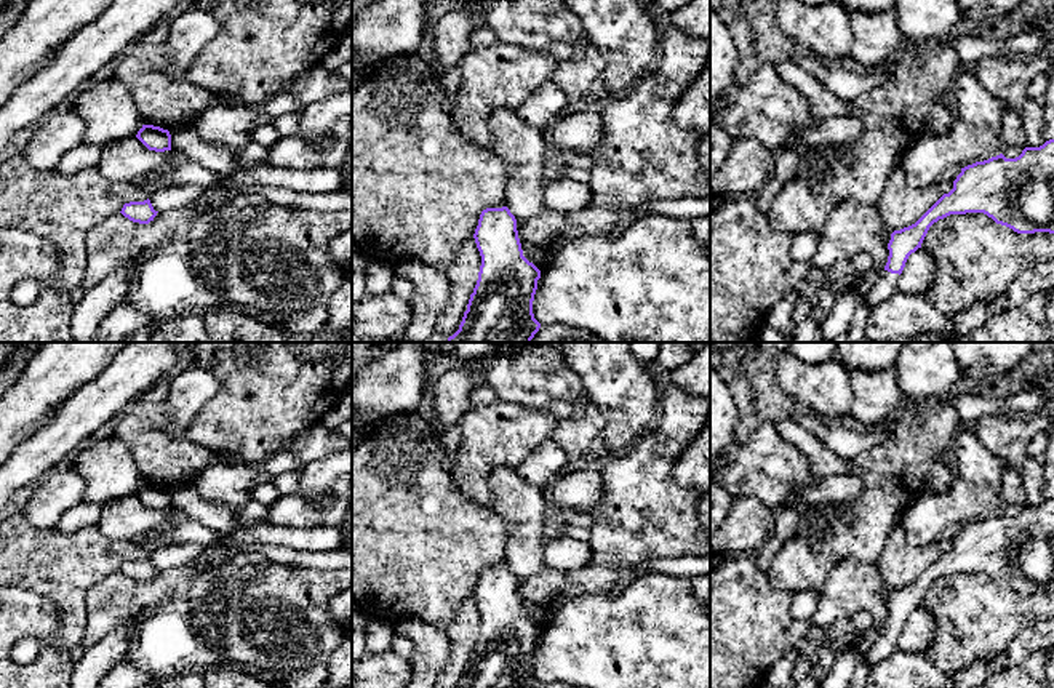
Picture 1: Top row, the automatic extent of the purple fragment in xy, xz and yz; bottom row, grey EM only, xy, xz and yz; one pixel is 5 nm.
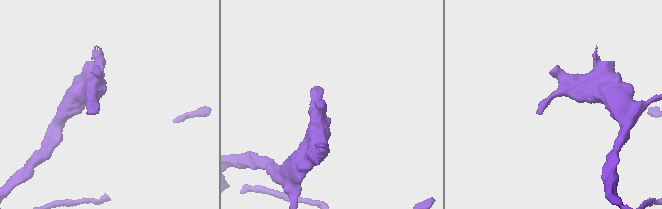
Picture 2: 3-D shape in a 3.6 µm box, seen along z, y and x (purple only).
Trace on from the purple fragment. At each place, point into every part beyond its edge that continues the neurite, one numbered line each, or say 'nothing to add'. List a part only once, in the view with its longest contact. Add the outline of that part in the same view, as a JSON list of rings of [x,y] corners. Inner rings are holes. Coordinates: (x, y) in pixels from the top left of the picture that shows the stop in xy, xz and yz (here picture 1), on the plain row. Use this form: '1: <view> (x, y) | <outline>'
1: yz (886, 642) | [[[880,629],[876,640],[868,648],[865,659],[870,666],[881,662],[897,648],[899,632]]]

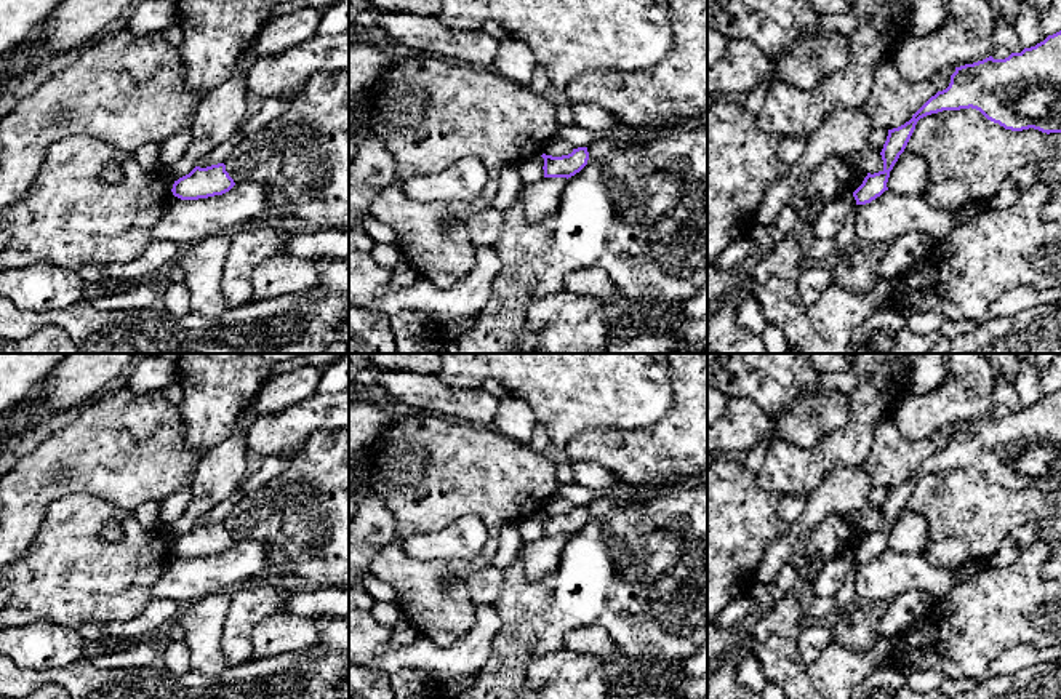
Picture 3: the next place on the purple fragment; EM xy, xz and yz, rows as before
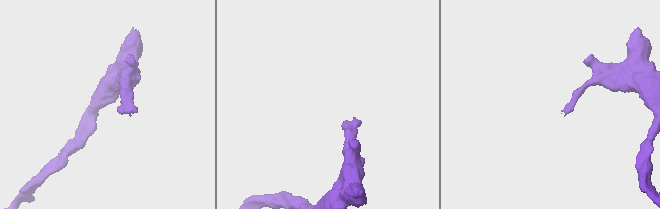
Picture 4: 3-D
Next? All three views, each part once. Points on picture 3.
nothing to add

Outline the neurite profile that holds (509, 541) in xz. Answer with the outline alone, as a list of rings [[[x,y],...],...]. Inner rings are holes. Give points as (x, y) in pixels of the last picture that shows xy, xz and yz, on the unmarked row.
[[[518,521],[506,523],[498,537],[498,552],[493,558],[491,566],[498,569],[507,568],[515,558],[523,544],[523,537],[520,534]]]

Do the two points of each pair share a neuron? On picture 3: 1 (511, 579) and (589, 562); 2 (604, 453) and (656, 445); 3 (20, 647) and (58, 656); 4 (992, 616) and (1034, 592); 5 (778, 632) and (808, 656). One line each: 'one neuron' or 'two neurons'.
1: one neuron
2: one neuron
3: one neuron
4: one neuron
5: two neurons

